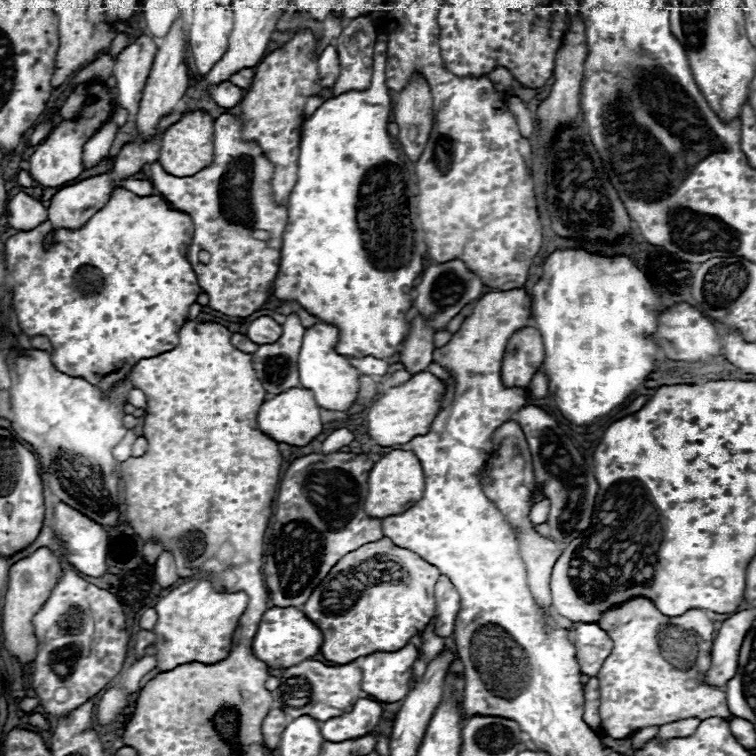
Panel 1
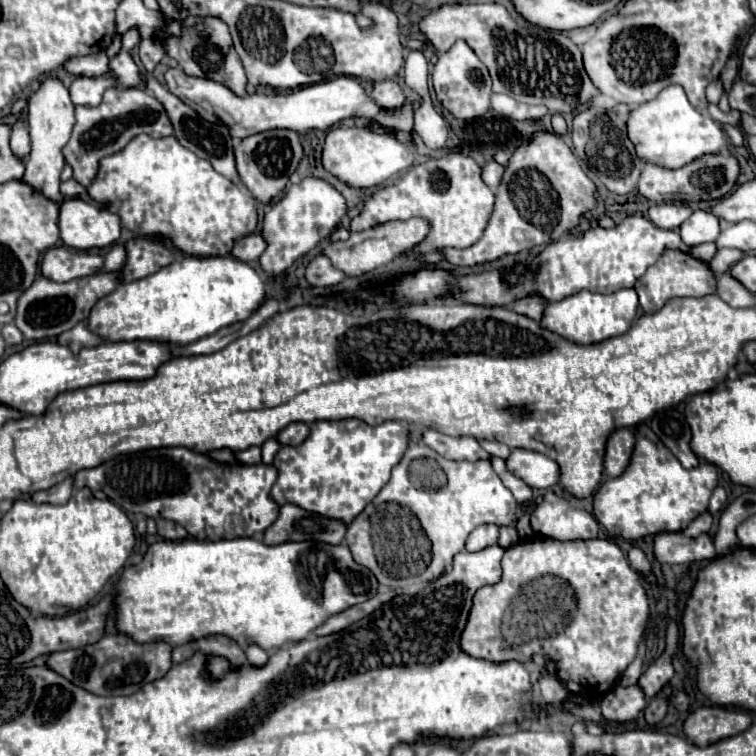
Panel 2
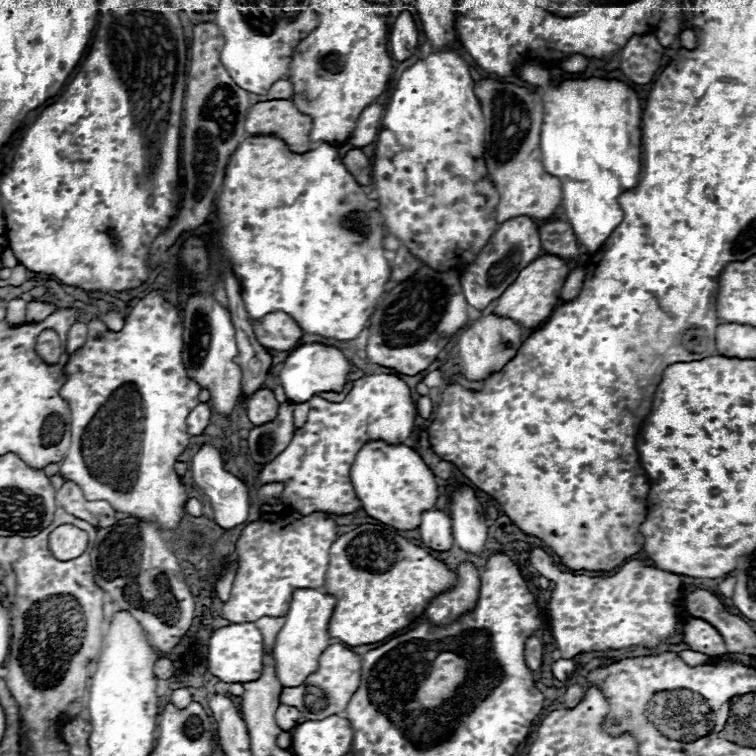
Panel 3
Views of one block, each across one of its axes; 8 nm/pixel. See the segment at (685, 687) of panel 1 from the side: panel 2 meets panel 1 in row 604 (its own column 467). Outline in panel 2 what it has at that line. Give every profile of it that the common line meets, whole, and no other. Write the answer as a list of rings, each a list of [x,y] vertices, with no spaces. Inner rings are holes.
[[[530,538],[504,552],[502,570],[504,574],[498,584],[484,586],[474,594],[472,610],[460,636],[460,648],[472,658],[498,664],[506,660],[518,660],[526,664],[526,660],[532,660],[528,654],[538,654],[540,648],[540,654],[546,654],[546,658],[556,662],[556,676],[568,692],[586,702],[600,700],[604,694],[608,694],[626,666],[634,660],[644,624],[648,620],[648,596],[640,574],[632,570],[626,554],[614,542],[600,538],[574,542]]]

